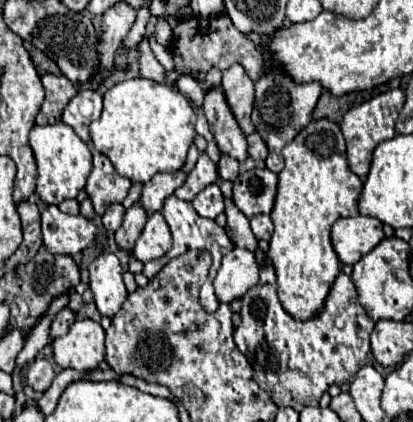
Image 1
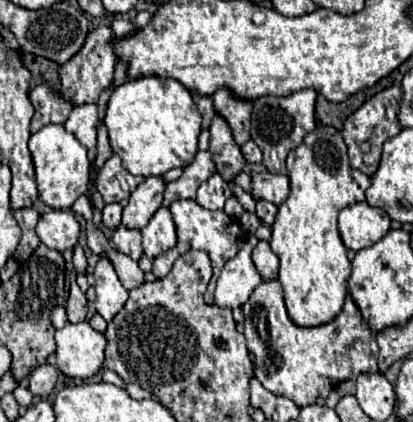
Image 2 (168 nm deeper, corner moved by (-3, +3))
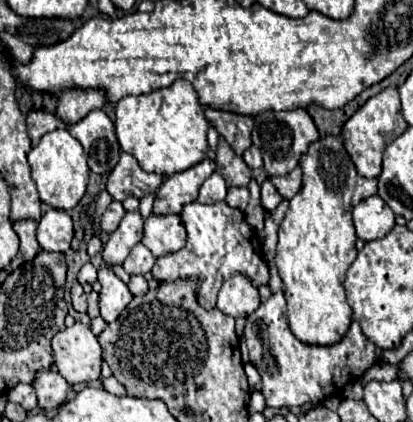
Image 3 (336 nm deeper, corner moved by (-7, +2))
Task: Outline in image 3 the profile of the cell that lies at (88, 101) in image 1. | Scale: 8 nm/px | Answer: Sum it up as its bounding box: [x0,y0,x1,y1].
[68,110,116,174]

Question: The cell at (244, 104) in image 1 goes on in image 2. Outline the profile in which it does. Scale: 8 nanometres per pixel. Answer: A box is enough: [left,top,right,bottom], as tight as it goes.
[212,91,252,147]

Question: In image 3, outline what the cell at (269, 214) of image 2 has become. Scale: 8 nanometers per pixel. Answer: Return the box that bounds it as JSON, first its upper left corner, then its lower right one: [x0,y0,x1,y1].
[262,180,282,212]

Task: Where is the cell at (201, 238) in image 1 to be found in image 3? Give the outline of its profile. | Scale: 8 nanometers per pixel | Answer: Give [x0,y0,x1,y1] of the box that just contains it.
[152,202,268,310]

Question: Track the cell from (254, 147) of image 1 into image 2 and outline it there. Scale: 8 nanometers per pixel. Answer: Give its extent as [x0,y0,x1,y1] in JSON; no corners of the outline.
[242,141,262,163]

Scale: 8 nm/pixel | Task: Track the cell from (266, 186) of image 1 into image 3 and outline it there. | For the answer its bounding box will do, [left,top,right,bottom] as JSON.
[270,168,300,200]

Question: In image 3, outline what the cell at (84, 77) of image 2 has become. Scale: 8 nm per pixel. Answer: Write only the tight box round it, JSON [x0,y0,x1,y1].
[56,88,106,124]

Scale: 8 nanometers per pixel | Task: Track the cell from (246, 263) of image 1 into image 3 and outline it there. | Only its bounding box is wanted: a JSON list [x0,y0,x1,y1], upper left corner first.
[218,274,260,316]

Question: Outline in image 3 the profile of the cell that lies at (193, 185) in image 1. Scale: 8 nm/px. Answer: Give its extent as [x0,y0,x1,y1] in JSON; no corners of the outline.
[152,158,216,214]

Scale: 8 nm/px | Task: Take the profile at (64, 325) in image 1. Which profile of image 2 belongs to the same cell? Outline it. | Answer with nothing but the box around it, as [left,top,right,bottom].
[66,269,88,323]

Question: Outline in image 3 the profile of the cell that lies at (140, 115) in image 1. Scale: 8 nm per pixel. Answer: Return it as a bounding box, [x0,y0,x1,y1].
[116,80,208,176]

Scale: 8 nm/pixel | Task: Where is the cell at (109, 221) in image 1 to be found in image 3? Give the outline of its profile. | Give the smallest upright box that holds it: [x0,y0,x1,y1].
[100,202,126,234]

